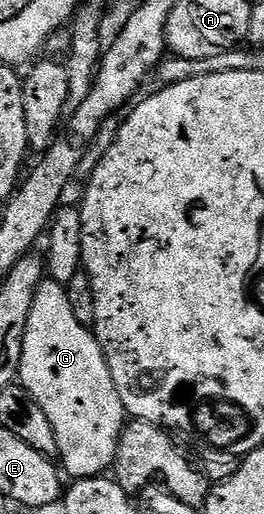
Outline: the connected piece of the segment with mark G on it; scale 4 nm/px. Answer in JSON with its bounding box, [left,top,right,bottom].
[18,279,129,478]

